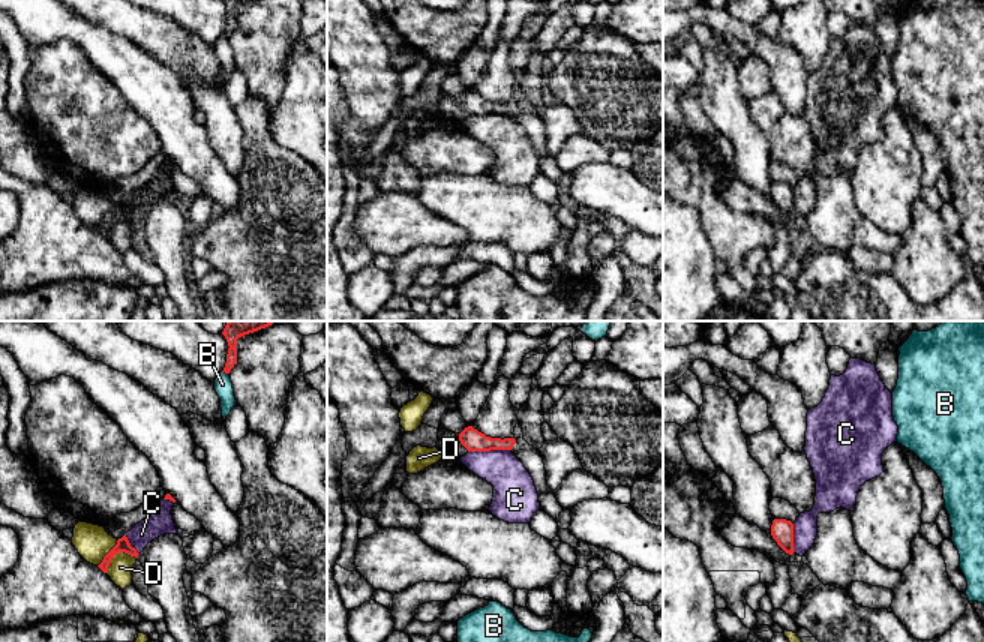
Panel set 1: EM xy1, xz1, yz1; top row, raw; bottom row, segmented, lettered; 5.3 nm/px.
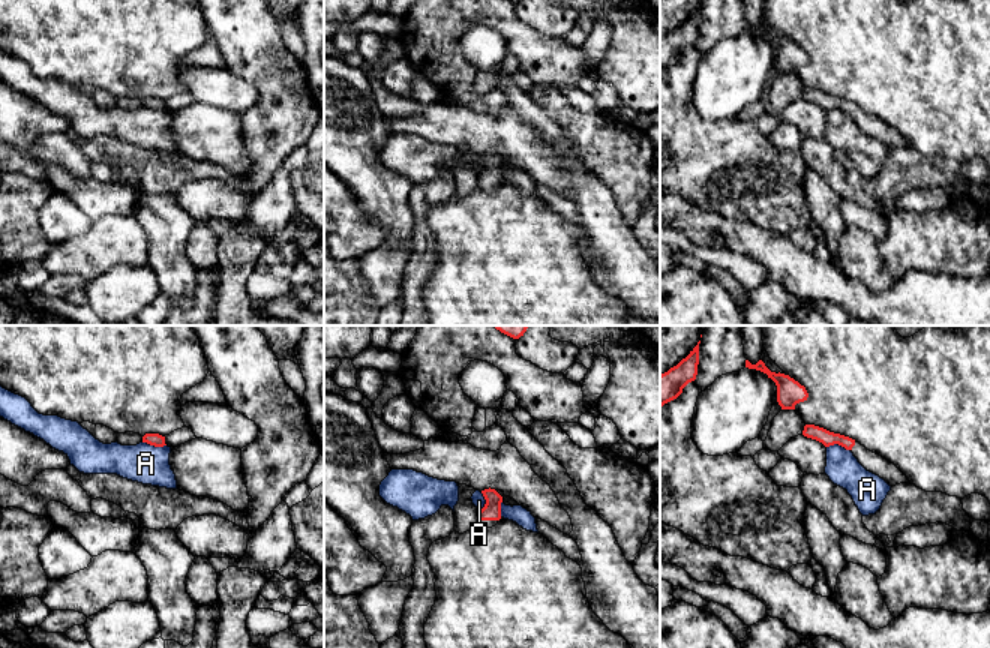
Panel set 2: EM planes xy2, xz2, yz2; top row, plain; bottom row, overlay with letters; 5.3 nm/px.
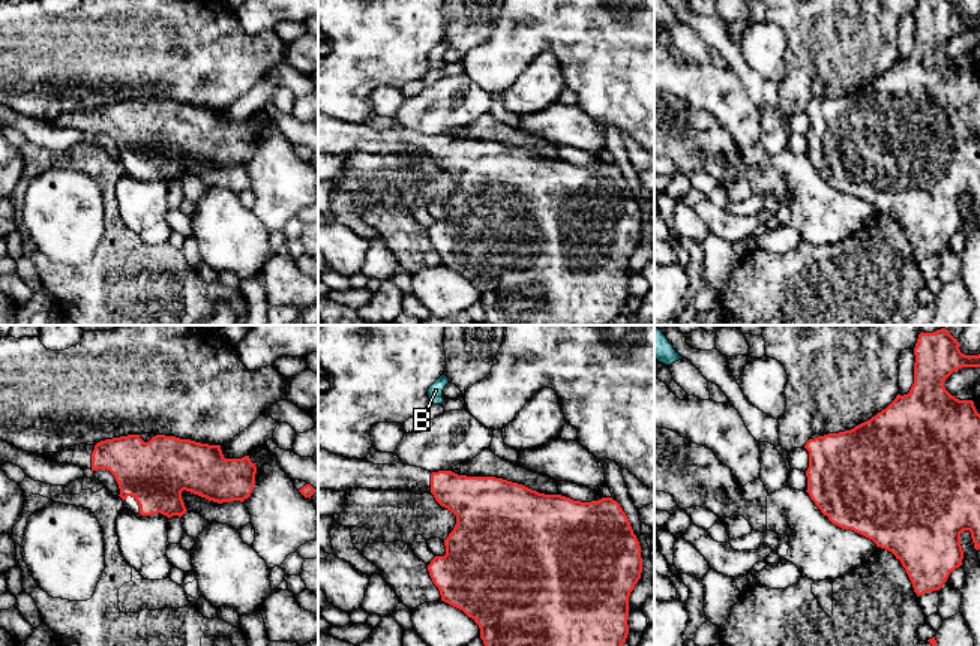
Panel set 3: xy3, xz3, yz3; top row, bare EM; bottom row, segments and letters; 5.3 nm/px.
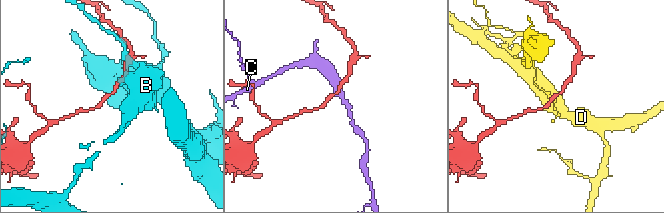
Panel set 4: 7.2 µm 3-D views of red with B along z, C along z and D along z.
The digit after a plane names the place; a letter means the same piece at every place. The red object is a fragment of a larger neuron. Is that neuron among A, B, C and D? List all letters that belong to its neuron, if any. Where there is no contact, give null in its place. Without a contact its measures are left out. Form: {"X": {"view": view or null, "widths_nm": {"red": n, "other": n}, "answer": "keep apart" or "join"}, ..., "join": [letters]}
{"A": {"view": "xy2", "widths_nm": {"red": 70, "other": 220}, "answer": "keep apart"}, "B": {"view": "xy1", "widths_nm": {"red": 120, "other": 100}, "answer": "keep apart"}, "C": {"view": "xz1", "widths_nm": {"red": 120, "other": 220}, "answer": "keep apart"}, "D": {"view": "xy1", "widths_nm": {"red": 70, "other": 130}, "answer": "keep apart"}, "join": []}

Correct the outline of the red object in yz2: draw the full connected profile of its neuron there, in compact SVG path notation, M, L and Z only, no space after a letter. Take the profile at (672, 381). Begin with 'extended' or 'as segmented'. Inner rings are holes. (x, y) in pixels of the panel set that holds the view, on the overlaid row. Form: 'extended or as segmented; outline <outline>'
as segmented; outline M699 344L676 366L660 375L660 406L676 399L682 388L696 380L699 364Z

